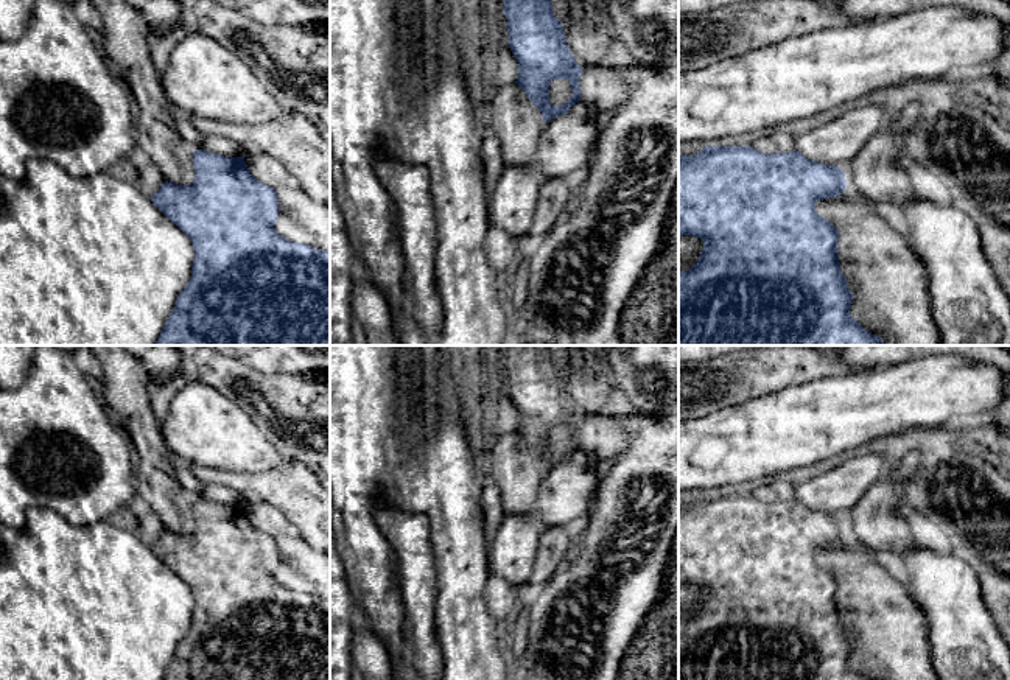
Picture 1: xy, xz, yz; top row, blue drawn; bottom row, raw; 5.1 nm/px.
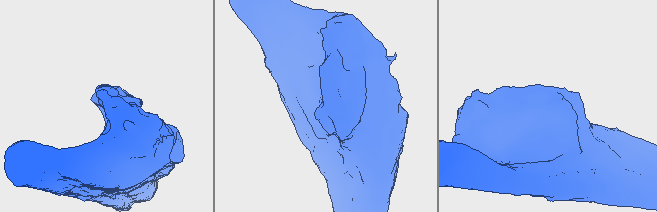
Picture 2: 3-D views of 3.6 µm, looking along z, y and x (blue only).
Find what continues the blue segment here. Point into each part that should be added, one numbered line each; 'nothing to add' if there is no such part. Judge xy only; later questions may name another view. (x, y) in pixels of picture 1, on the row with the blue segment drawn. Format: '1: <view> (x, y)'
nothing to add

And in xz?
nothing to add

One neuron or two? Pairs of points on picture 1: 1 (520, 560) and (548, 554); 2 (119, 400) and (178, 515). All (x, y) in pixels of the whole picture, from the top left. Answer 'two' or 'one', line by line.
1: two
2: one

